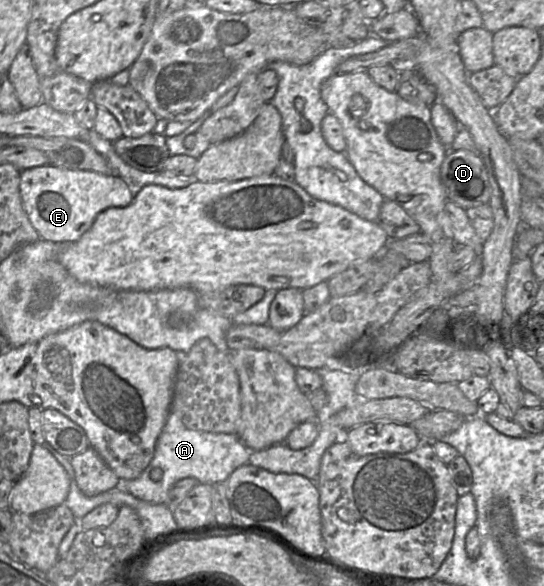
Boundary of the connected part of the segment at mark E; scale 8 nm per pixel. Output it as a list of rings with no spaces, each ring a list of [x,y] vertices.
[[[43,165],[20,170],[23,207],[41,239],[53,242],[77,241],[93,225],[97,215],[109,207],[126,207],[134,199],[119,176],[91,170],[65,169]]]

